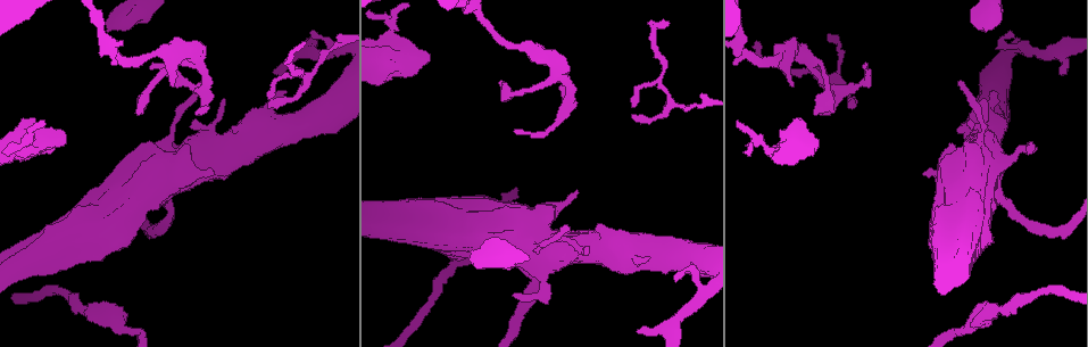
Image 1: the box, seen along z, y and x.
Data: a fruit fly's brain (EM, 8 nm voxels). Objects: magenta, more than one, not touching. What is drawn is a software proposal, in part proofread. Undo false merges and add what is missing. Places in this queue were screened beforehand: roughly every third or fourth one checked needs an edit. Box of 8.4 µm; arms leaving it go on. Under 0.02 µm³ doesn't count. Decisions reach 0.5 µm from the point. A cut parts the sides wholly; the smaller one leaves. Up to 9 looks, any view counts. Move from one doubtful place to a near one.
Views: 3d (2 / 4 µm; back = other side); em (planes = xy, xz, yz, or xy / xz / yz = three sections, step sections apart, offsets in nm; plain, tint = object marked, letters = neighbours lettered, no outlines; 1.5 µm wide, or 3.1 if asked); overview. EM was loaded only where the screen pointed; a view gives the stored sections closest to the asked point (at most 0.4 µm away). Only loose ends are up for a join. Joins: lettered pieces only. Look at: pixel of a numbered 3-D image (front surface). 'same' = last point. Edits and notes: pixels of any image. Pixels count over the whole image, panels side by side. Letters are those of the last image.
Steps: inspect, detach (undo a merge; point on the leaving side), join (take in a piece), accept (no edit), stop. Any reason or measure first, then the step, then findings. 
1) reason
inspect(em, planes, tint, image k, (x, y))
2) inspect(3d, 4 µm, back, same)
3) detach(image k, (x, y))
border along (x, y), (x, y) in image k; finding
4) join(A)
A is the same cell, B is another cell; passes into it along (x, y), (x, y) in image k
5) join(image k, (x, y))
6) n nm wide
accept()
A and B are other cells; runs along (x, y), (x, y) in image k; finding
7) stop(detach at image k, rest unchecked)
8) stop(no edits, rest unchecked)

an open end
inspect(3d, 4 µm, image 1, (428, 57))

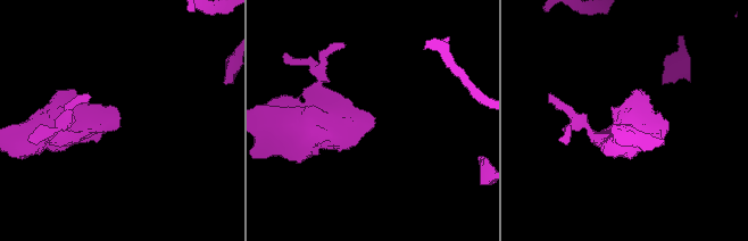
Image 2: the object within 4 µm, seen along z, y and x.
inspect(em, xy, step 4, tint, image 2, (375, 122))

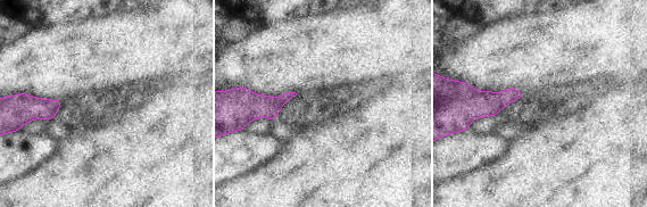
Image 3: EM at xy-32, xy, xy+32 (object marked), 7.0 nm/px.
inspect(em, planes, letters, same)

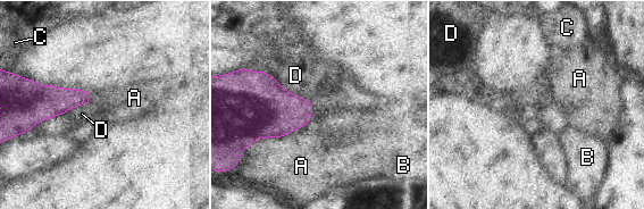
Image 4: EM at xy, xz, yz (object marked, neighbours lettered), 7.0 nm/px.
accept()
A, B, C and D are other cells; border along (309, 122), (284, 135), (265, 139) in image 4; no lettered piece goes on from it

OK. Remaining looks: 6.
free end
inspect(em, xz, step 4, tint, image 1, (968, 125))

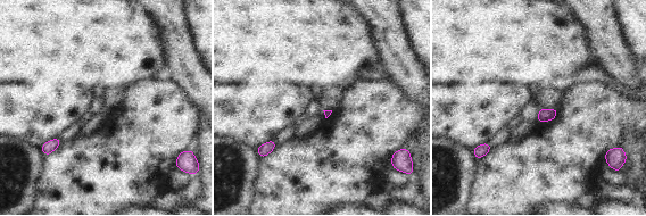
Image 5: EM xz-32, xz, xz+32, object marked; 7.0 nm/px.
inspect(em, planes, letters, same)

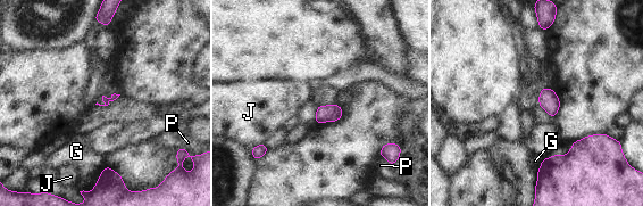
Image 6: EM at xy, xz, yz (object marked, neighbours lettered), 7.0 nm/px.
G touches over 170 nm
accept()
G, J and P are other cells; none of them fits

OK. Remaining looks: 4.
thick turns thin
inspect(em, planes, letters, image 1, (990, 308))

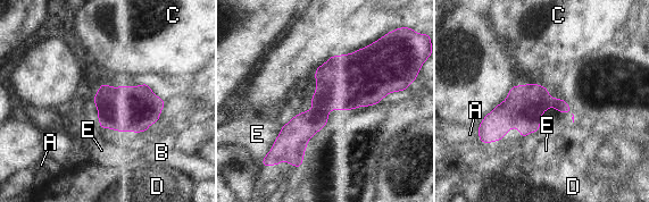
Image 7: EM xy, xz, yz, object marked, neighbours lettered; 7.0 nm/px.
accept()
A, B, C, D and E are other cells; border along (146, 82), (118, 86), (102, 84) in image 7; one cell here

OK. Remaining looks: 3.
tapers out
inspect(3d, 2 µm, back, image 1, (814, 113))

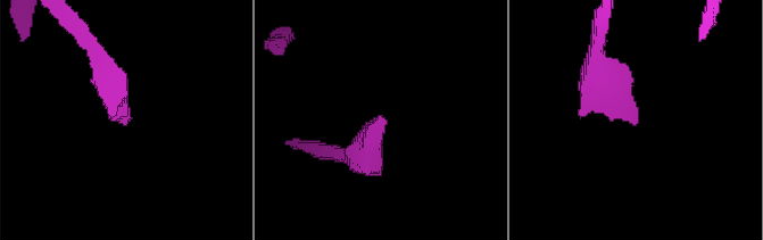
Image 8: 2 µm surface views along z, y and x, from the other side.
inspect(em, planes, letters, image 8, (381, 117))

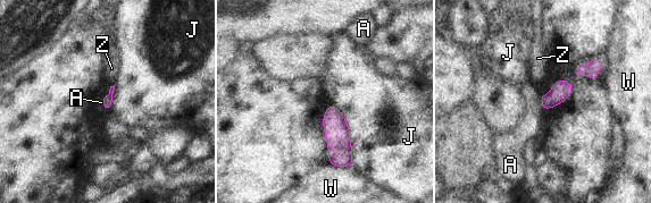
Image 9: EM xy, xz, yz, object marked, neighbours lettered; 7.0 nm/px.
J touches over 460 nm
accept()
A, J, W and Z are other cells; no lettered piece goes on from it

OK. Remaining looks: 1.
stop(no edits, rest unchecked)

